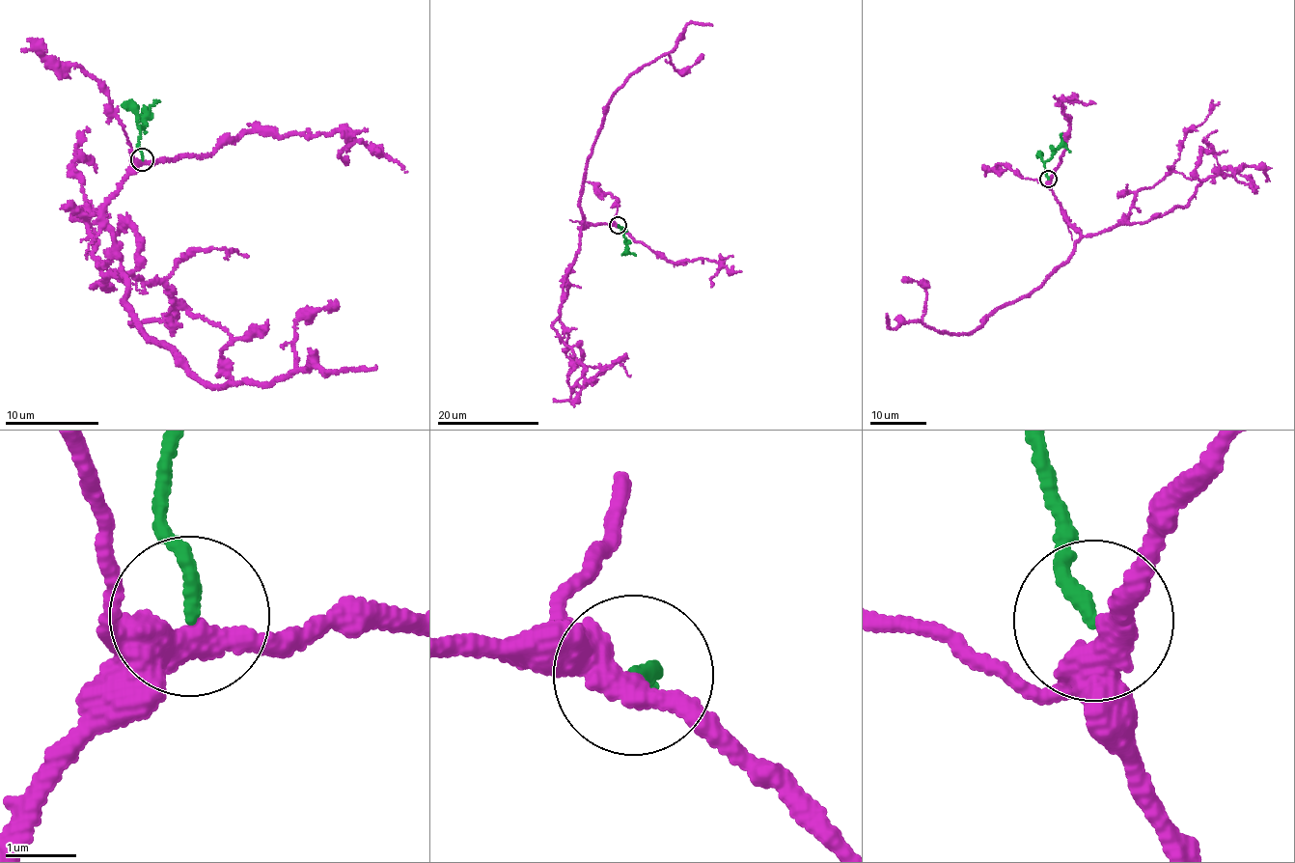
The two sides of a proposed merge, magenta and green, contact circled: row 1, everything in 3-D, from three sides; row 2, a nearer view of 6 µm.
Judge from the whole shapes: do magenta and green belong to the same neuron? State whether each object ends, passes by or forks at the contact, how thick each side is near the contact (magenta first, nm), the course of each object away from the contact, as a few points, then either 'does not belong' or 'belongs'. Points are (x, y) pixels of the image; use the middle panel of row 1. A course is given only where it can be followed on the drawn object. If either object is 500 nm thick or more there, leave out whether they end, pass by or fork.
magenta passes by; green ends; calibres 380 and 180 nm; course magenta (618, 225), (585, 222), (583, 228), (578, 202), (606, 108), (631, 74), (674, 48), (688, 23), (712, 26); course green (618, 225), (623, 230), (629, 251), (636, 256); belongs

